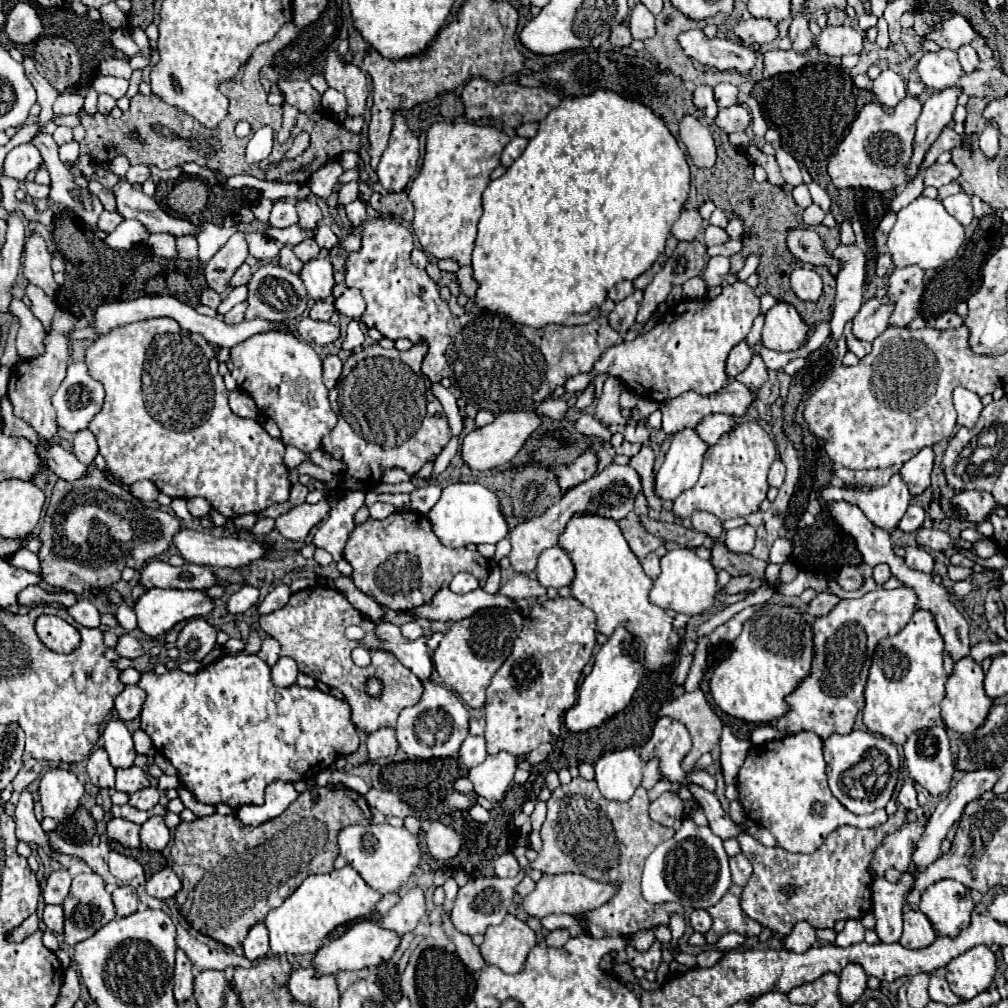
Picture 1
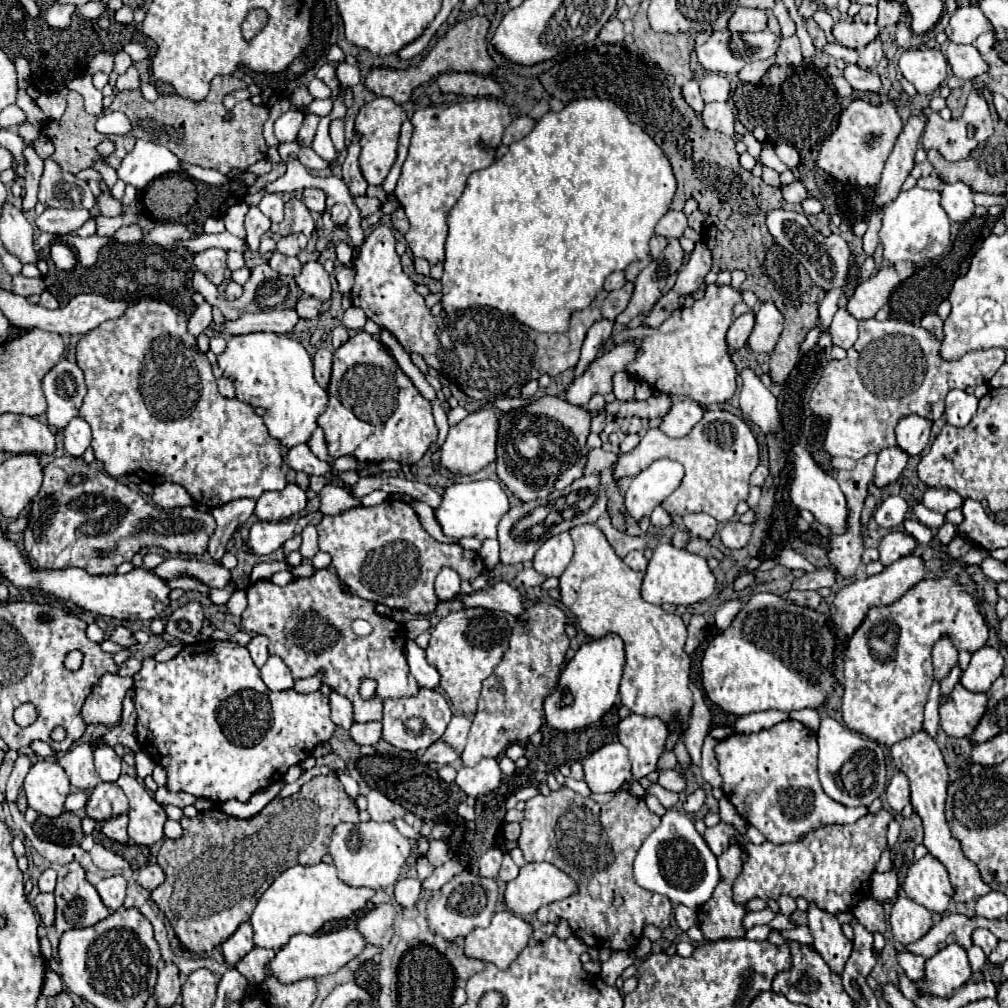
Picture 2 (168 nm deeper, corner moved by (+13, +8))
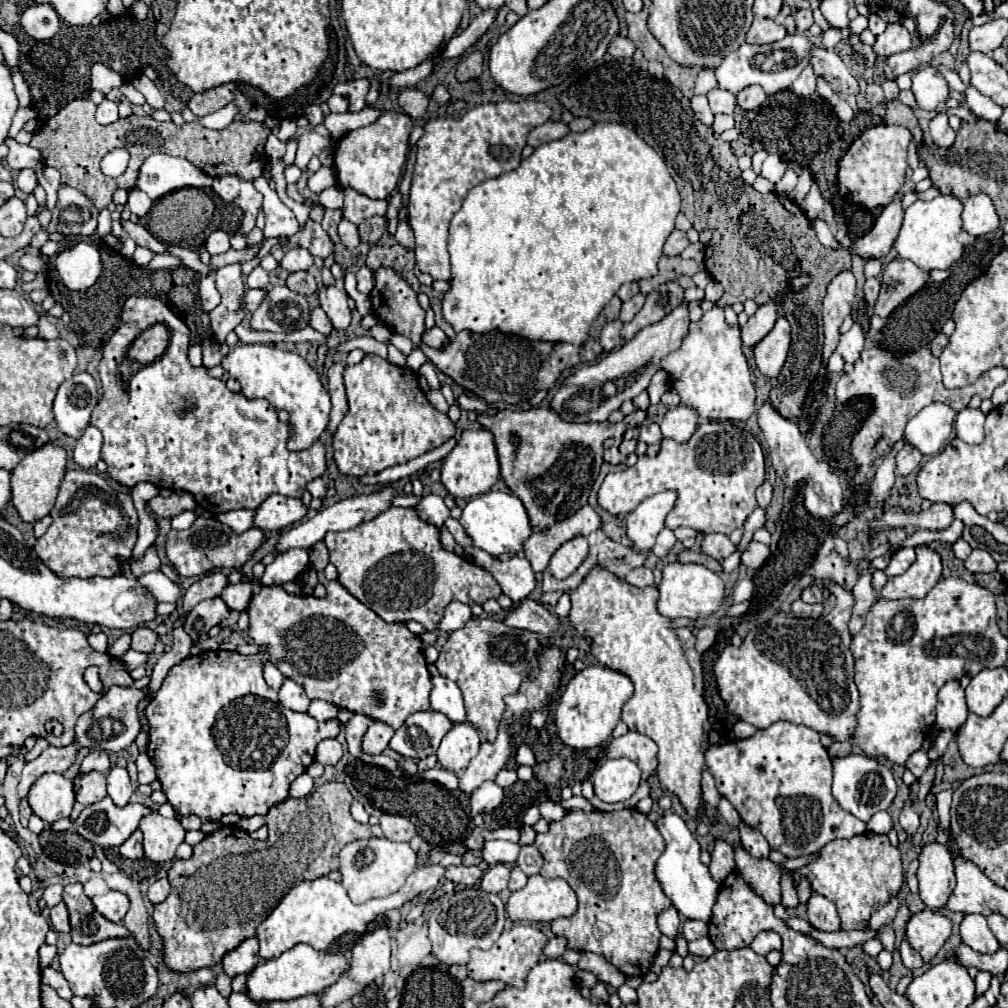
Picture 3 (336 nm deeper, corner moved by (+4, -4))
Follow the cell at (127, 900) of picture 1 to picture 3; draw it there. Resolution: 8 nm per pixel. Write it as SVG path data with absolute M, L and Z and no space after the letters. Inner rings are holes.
M110 890L108 894L102 894L102 896L94 896L92 898L94 902L94 908L108 920L112 922L120 922L128 908L130 908L130 900L124 892L118 892L118 890Z

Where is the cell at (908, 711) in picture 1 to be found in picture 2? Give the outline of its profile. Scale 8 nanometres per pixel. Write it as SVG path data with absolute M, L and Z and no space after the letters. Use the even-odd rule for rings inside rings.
M925 578L917 586L913 586L905 596L889 606L873 606L869 608L865 620L847 640L845 668L843 668L843 722L847 728L869 736L871 740L893 746L899 740L905 740L921 730L923 724L923 708L927 702L929 688L933 684L933 666L931 666L931 648L941 636L963 636L963 650L977 652L989 640L989 626L979 612L975 598L953 578Z

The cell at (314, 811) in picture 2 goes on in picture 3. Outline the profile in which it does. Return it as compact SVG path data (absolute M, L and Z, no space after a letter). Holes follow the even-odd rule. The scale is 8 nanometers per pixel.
M328 782L310 794L310 806L308 798L286 800L278 804L276 816L268 814L268 840L252 840L248 832L238 826L222 826L194 846L192 858L176 860L168 870L172 892L164 902L154 906L152 914L158 932L166 942L166 964L176 972L194 972L218 964L224 954L232 952L248 936L256 936L258 924L276 908L276 904L294 884L328 876L332 870L338 870L338 852L348 842L358 838L368 840L372 836L370 824L360 824L350 816L350 804L352 794L348 786L342 782Z

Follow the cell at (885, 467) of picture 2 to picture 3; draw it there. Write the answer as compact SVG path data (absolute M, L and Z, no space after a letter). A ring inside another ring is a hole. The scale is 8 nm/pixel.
M904 444L904 448L896 454L896 474L906 476L914 468L918 468L920 462L922 462L922 454L916 448L910 448L910 444Z

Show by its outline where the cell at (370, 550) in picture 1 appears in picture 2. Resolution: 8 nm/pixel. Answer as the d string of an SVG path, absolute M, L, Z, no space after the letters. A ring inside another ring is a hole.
M387 498L377 506L359 506L347 512L325 516L317 524L319 548L333 558L333 568L339 580L363 600L399 608L411 614L427 616L437 606L433 590L435 578L443 568L453 568L461 580L475 580L485 564L477 552L465 550L459 544L441 544L431 538L421 526L411 504Z

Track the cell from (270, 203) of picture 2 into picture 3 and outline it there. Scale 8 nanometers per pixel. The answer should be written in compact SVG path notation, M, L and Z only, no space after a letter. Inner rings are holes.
M260 176L252 184L256 190L264 192L264 204L262 204L262 210L266 216L264 236L266 238L278 238L278 236L292 236L294 232L298 232L300 224L298 224L296 216L292 214L292 210L286 204L282 204L276 190L270 188L268 180L264 176Z

